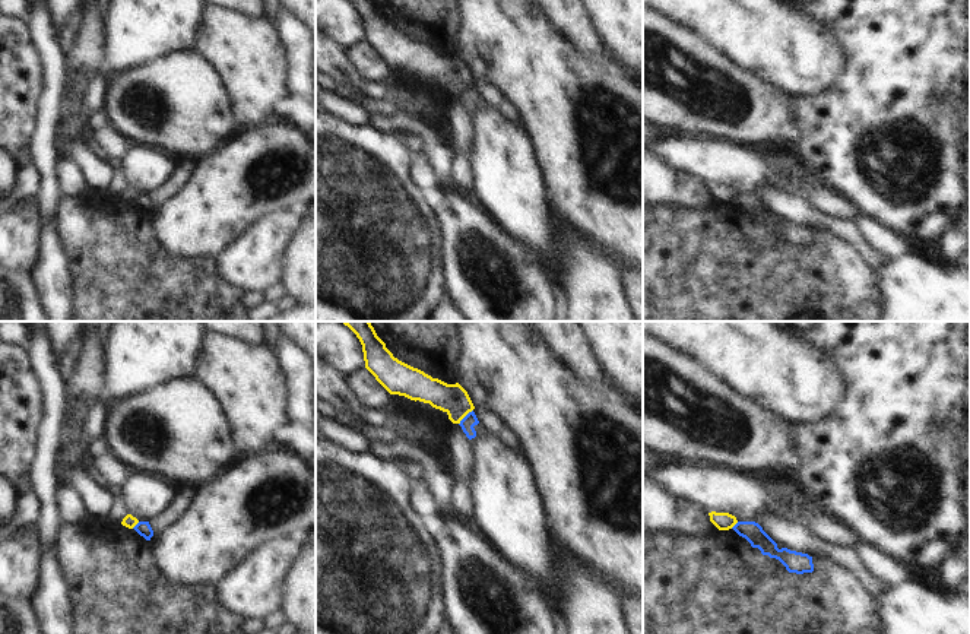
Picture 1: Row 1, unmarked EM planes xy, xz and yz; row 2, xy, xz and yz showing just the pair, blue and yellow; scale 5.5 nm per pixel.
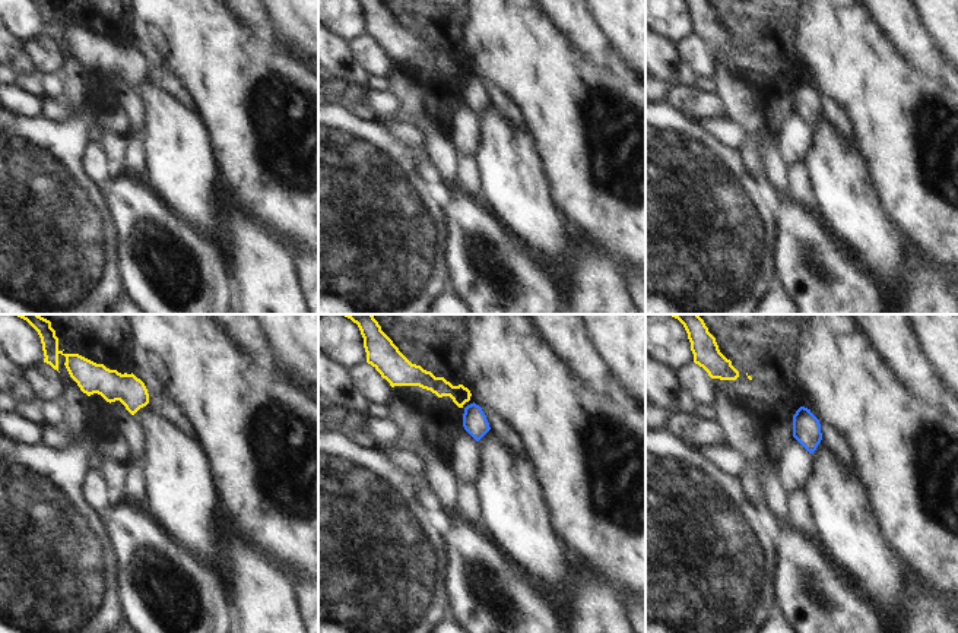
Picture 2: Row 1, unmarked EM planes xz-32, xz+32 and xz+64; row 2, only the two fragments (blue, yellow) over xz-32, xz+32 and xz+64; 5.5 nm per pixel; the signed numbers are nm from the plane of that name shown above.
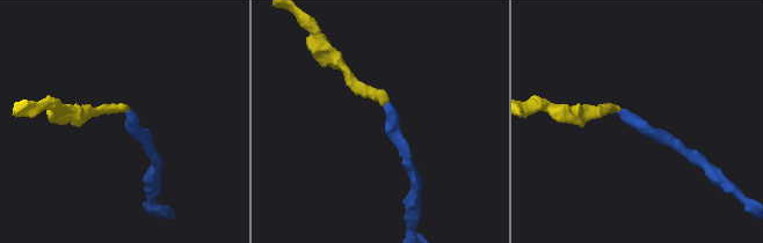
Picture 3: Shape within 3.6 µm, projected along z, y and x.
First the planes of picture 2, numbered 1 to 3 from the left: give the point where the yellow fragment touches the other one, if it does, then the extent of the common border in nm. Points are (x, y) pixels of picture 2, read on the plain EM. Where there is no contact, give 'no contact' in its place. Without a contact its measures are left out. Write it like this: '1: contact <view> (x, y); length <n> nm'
1: no contact
2: no contact
3: no contact

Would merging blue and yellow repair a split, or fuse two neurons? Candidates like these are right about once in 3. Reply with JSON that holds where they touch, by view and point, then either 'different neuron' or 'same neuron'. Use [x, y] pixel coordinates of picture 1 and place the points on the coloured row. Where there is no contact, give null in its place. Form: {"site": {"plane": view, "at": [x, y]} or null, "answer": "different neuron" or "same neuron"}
{"site": {"plane": "xz", "at": [465, 417]}, "answer": "different neuron"}

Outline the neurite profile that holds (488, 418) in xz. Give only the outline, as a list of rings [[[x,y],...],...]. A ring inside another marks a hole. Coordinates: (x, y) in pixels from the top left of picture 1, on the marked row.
[[[476,406],[473,412],[479,424],[482,424],[491,432],[494,432],[510,448],[519,450],[517,438],[513,435],[511,429],[498,418],[498,415],[494,410],[484,406]]]

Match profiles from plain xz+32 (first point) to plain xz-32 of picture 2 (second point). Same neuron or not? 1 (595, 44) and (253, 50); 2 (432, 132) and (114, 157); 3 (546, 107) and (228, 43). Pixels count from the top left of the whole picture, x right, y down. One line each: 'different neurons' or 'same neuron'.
1: different neurons
2: same neuron
3: same neuron

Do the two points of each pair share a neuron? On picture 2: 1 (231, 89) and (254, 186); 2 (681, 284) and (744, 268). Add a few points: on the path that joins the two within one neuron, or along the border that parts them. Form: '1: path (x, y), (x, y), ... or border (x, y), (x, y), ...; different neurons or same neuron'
1: path (244, 113), (250, 127), (254, 163); same neuron
2: path (697, 268), (727, 268); same neuron

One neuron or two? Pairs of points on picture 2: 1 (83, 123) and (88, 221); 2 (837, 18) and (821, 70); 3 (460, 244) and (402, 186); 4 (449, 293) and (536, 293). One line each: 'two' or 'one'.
1: one
2: one
3: two
4: two

